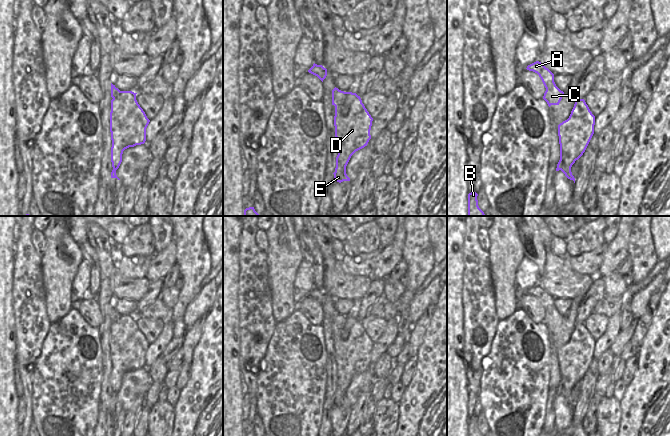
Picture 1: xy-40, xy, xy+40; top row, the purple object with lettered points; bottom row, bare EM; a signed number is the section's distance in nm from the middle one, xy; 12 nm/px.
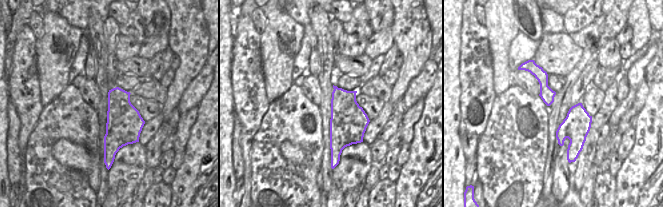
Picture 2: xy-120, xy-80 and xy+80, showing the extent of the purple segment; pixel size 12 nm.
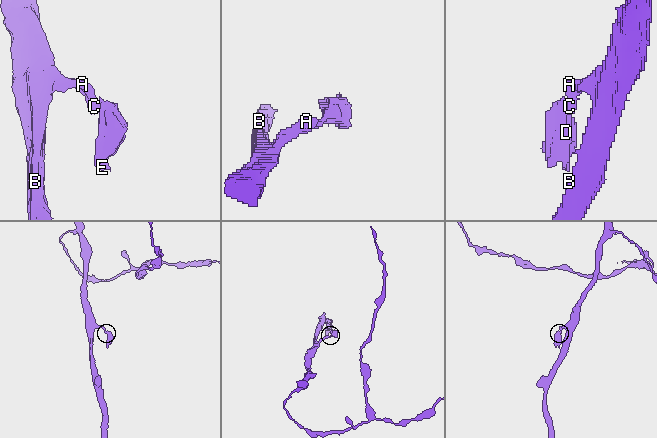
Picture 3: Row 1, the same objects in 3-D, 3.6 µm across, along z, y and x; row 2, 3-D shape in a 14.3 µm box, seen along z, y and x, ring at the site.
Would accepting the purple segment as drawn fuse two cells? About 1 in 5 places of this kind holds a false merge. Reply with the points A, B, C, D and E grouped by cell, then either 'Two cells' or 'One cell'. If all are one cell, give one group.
Groups: A B C D E. One cell.

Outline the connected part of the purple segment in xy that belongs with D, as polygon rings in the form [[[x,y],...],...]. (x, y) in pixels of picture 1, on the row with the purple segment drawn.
[[[335,87],[332,90],[332,105],[335,106],[334,126],[338,152],[333,174],[334,180],[341,183],[350,181],[346,166],[351,156],[367,146],[371,139],[373,118],[356,93],[344,92]]]

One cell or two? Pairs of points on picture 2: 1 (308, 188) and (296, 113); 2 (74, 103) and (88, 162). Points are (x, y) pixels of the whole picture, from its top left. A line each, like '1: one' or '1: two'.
1: one
2: two

